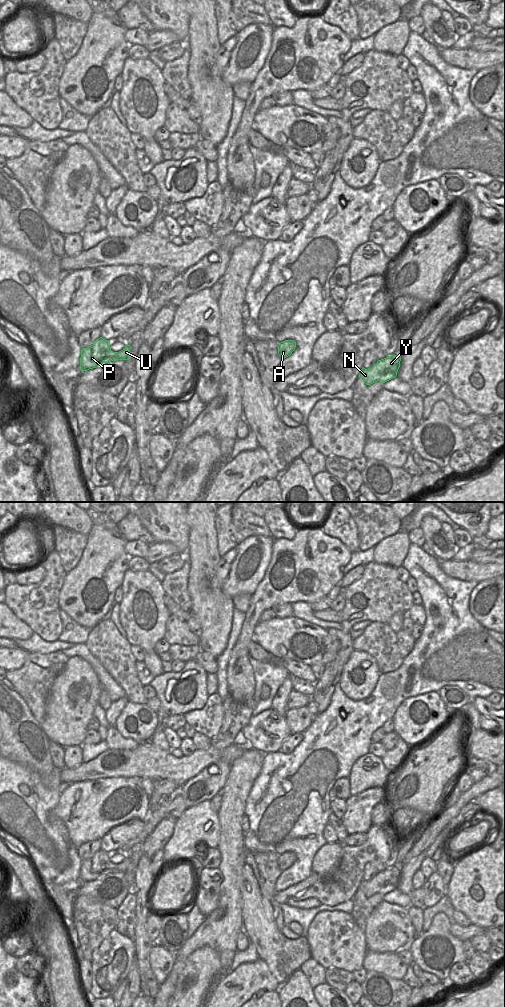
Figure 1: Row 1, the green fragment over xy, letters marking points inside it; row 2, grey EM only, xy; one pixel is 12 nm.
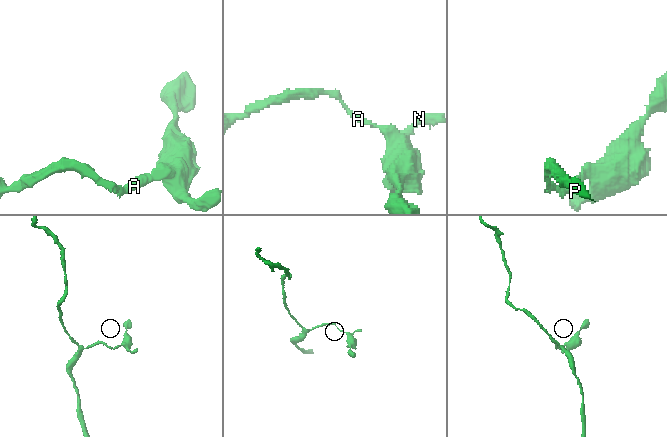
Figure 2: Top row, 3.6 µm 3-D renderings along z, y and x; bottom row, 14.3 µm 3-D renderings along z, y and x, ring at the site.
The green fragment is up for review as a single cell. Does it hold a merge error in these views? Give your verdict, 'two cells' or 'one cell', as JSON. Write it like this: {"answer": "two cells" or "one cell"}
{"answer": "one cell"}

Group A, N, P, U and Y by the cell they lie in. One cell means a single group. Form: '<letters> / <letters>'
A N P U Y

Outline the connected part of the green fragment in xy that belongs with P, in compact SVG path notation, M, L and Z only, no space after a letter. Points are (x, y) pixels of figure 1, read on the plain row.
M100 849L93 857L81 861L80 882L87 883L97 880L103 875L117 872L129 872L130 857L119 864L113 864L109 858L109 853Z

